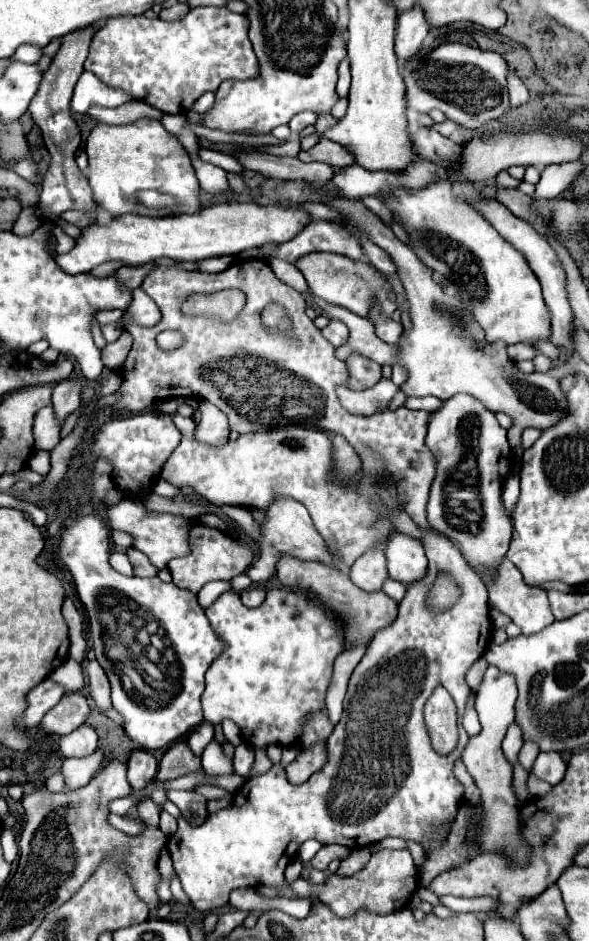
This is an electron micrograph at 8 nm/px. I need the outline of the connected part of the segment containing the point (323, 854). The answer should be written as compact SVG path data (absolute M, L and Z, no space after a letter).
M327 845L327 847L321 847L319 853L313 857L313 861L309 863L311 867L315 869L321 869L321 871L327 871L327 865L333 861L333 859L347 859L349 857L349 849L347 847L341 847L341 845Z

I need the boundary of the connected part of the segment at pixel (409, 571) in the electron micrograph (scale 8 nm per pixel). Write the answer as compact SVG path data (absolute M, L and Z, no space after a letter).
M391 531L385 543L387 571L389 577L401 583L417 581L427 571L427 557L423 553L421 541L399 531Z

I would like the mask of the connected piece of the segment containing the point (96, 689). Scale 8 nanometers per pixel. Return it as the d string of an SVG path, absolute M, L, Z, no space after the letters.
M93 659L93 661L85 661L85 673L89 677L89 695L95 701L99 711L107 711L111 707L111 697L109 697L109 679L105 675L105 671L101 669L101 665Z

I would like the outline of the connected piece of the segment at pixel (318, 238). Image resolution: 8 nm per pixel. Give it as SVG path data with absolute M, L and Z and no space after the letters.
M311 221L291 241L281 243L275 251L275 257L293 263L305 253L313 253L313 251L329 251L329 253L351 257L353 261L367 263L363 249L359 245L359 237L333 221Z

